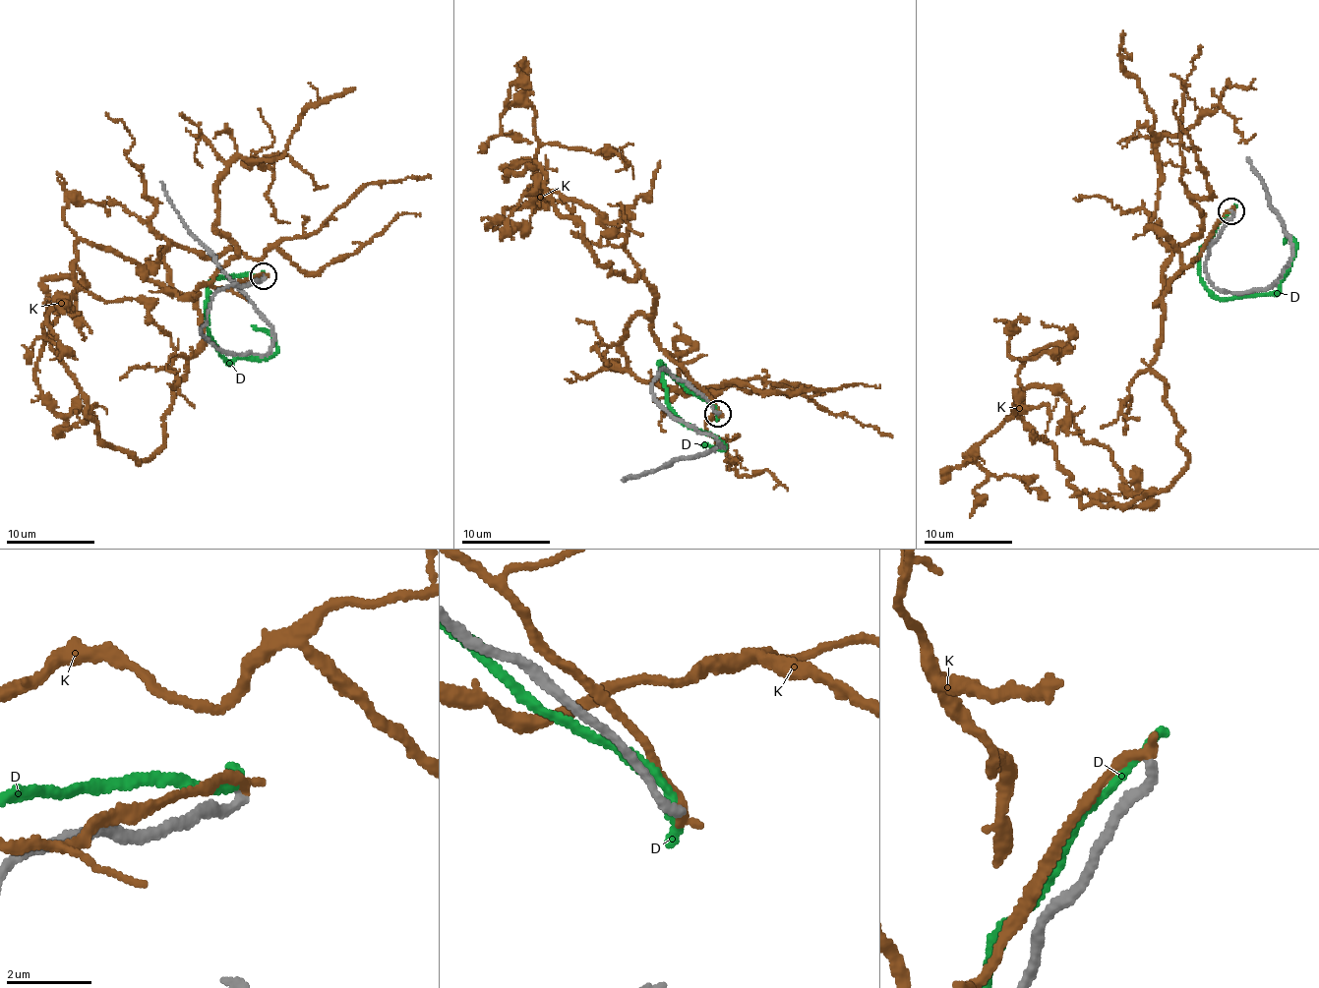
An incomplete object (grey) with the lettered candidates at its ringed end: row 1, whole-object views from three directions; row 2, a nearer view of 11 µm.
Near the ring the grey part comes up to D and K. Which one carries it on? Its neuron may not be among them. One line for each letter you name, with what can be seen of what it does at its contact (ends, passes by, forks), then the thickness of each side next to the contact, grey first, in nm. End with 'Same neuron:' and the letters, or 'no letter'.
K: it ends | 240/240 nm
Same neuron: K

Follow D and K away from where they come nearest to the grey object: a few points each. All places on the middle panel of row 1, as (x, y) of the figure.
D: (718, 411), (687, 392), (663, 370), (660, 361), (670, 409), (688, 426), (714, 435), (724, 449), (701, 445)
K: (718, 413), (542, 166), (506, 168), (542, 203), (487, 227), (556, 169)

